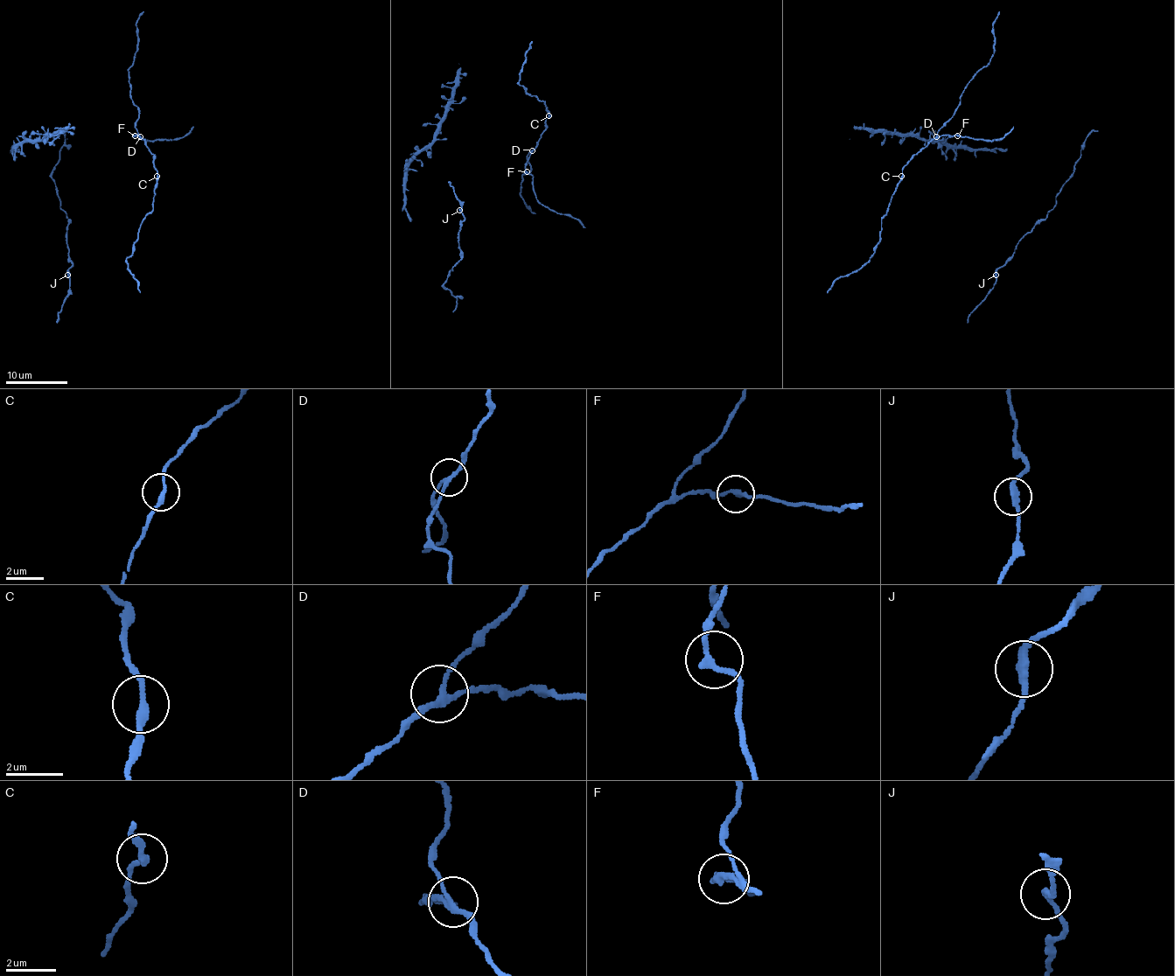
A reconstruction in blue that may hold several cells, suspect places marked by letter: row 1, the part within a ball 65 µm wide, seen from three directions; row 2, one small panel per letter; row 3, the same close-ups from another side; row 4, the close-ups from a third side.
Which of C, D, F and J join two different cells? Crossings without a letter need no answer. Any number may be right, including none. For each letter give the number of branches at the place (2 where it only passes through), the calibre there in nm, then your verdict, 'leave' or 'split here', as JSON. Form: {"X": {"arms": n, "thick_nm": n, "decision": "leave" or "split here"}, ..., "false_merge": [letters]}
{"C": {"arms": 2, "thick_nm": 240, "decision": "leave"}, "D": {"arms": 3, "thick_nm": 180, "decision": "leave"}, "F": {"arms": 2, "thick_nm": 240, "decision": "leave"}, "J": {"arms": 2, "thick_nm": 280, "decision": "leave"}, "false_merge": []}

